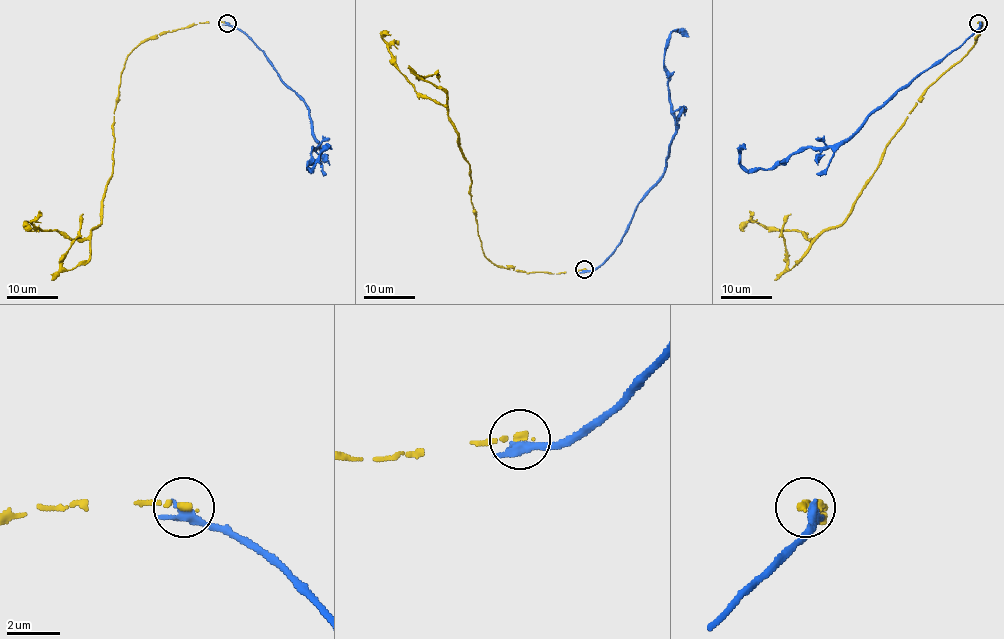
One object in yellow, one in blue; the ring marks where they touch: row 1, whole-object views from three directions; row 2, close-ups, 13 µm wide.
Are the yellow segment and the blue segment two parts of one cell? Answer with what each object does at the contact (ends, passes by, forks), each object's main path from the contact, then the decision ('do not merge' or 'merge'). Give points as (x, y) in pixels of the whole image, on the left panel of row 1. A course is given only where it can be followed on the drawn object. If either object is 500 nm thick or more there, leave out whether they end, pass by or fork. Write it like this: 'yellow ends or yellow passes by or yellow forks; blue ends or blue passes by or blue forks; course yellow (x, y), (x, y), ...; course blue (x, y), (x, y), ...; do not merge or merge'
yellow ends; blue ends; course yellow (227, 22), (163, 31), (127, 56), (103, 217), (91, 230), (90, 257), (66, 270), (62, 256), (82, 213); course blue (227, 22), (259, 48), (307, 106), (318, 144), (307, 168), (322, 152), (331, 149); do not merge

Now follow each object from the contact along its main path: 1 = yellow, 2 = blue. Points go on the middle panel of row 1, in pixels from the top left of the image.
1: (584, 269), (520, 272), (484, 255), (470, 165), (448, 117), (447, 95), (419, 78), (436, 73), (439, 82)
2: (584, 270), (597, 268), (616, 247), (636, 206), (664, 170), (675, 125), (664, 47), (673, 31), (688, 37)

